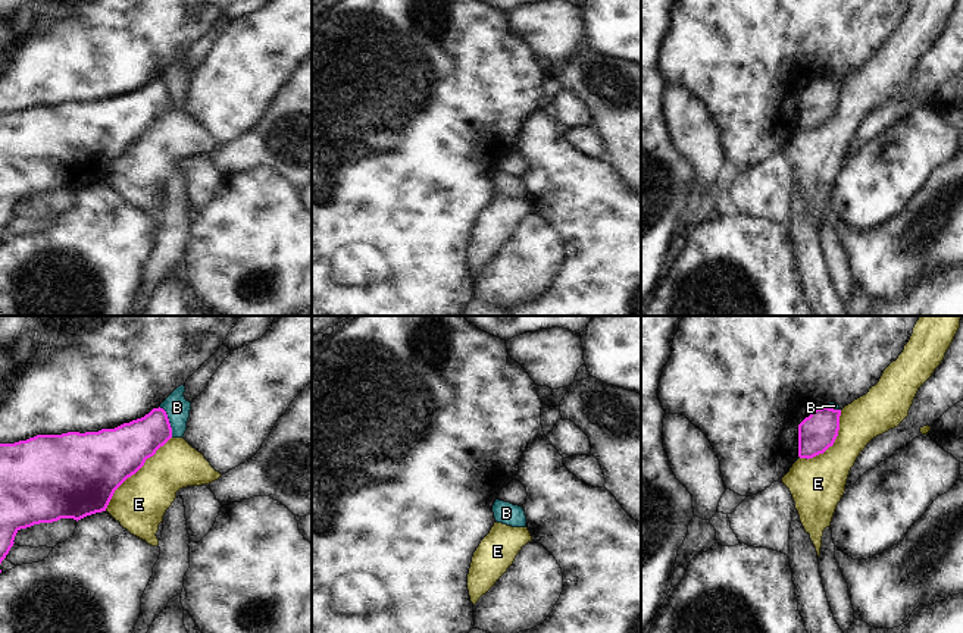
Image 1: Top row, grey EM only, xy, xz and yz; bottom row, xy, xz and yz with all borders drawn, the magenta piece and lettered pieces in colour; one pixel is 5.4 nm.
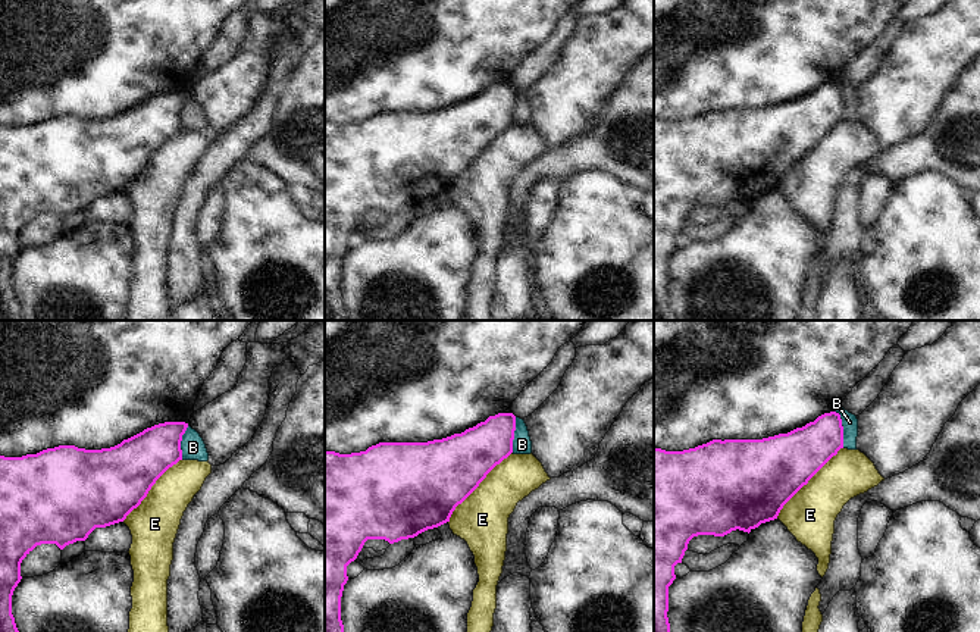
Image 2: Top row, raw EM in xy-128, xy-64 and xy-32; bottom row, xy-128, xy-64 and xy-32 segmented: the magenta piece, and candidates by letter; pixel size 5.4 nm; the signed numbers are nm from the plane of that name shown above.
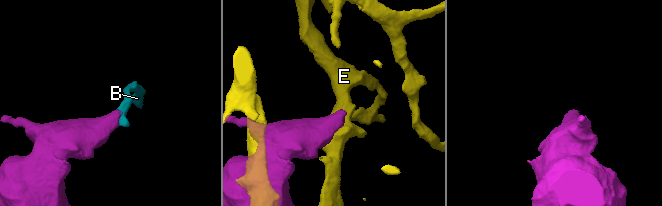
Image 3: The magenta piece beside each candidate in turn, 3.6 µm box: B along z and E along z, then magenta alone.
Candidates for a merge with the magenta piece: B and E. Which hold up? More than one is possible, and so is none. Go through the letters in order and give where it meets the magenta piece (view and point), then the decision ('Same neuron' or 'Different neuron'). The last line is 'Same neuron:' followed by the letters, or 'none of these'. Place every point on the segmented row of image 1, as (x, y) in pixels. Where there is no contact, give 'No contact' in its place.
B: Touches magenta at xy (168, 422). Different neuron
E: Touches magenta at xy (134, 473). Different neuron
Same neuron: none of these.

